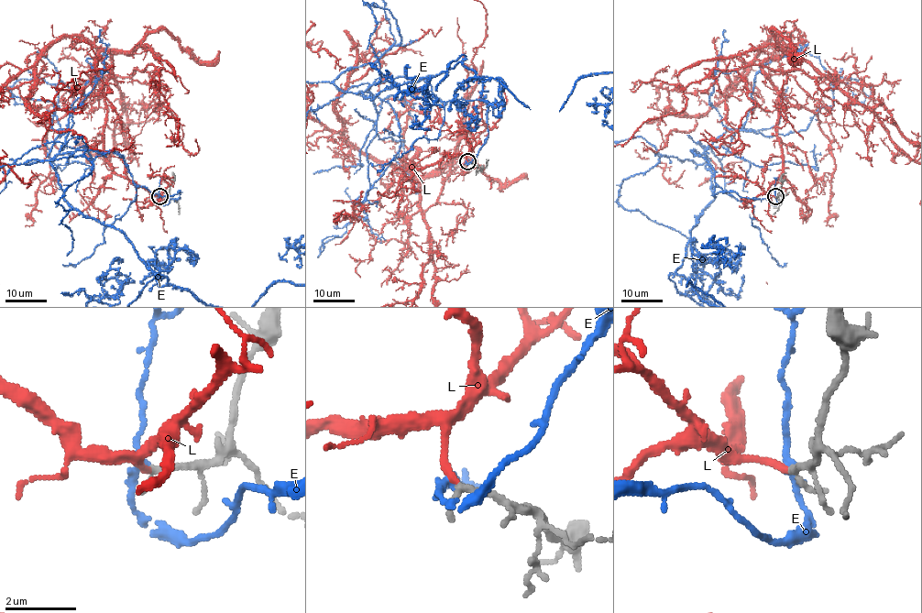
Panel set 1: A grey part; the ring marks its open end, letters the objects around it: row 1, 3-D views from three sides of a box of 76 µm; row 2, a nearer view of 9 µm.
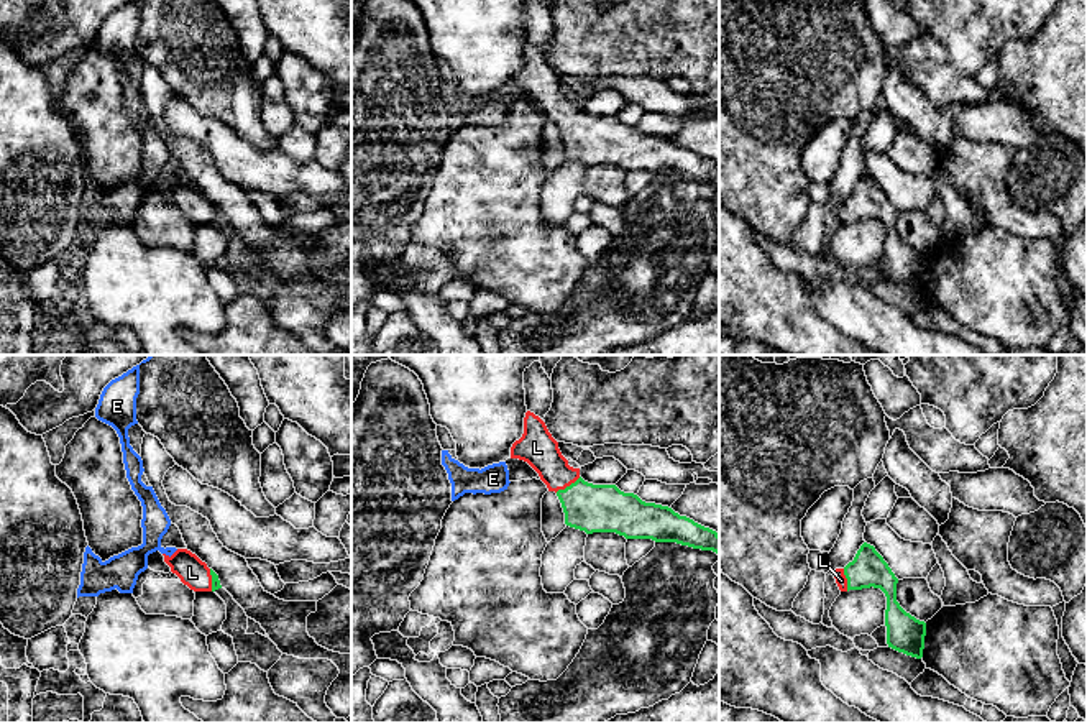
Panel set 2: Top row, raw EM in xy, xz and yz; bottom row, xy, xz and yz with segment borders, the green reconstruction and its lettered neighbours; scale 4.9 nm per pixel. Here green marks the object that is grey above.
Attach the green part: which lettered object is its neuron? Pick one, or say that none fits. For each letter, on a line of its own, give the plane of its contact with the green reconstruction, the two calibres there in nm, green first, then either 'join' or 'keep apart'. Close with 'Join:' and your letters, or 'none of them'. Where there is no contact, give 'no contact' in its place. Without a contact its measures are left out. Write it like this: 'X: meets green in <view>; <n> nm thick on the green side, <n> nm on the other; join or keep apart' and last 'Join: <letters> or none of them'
E: no contact; keep apart
L: meets green in xz; 240 nm thick on the green side, 180 nm on the other; join
Join: L

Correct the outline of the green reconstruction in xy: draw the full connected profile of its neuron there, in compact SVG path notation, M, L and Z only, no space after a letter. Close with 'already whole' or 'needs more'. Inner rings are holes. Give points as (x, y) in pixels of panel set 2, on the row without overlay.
M177 181L171 189L166 186L163 187L164 194L171 199L171 204L190 222L215 223L222 220L218 207L190 182Z; needs more

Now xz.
M527 43L524 66L511 79L511 90L527 94L555 123L565 156L586 166L616 164L626 171L652 171L677 174L719 187L719 166L668 138L645 135L634 125L624 125L616 117L593 117L580 108L580 100L568 97L558 74L545 54Z; needs more

